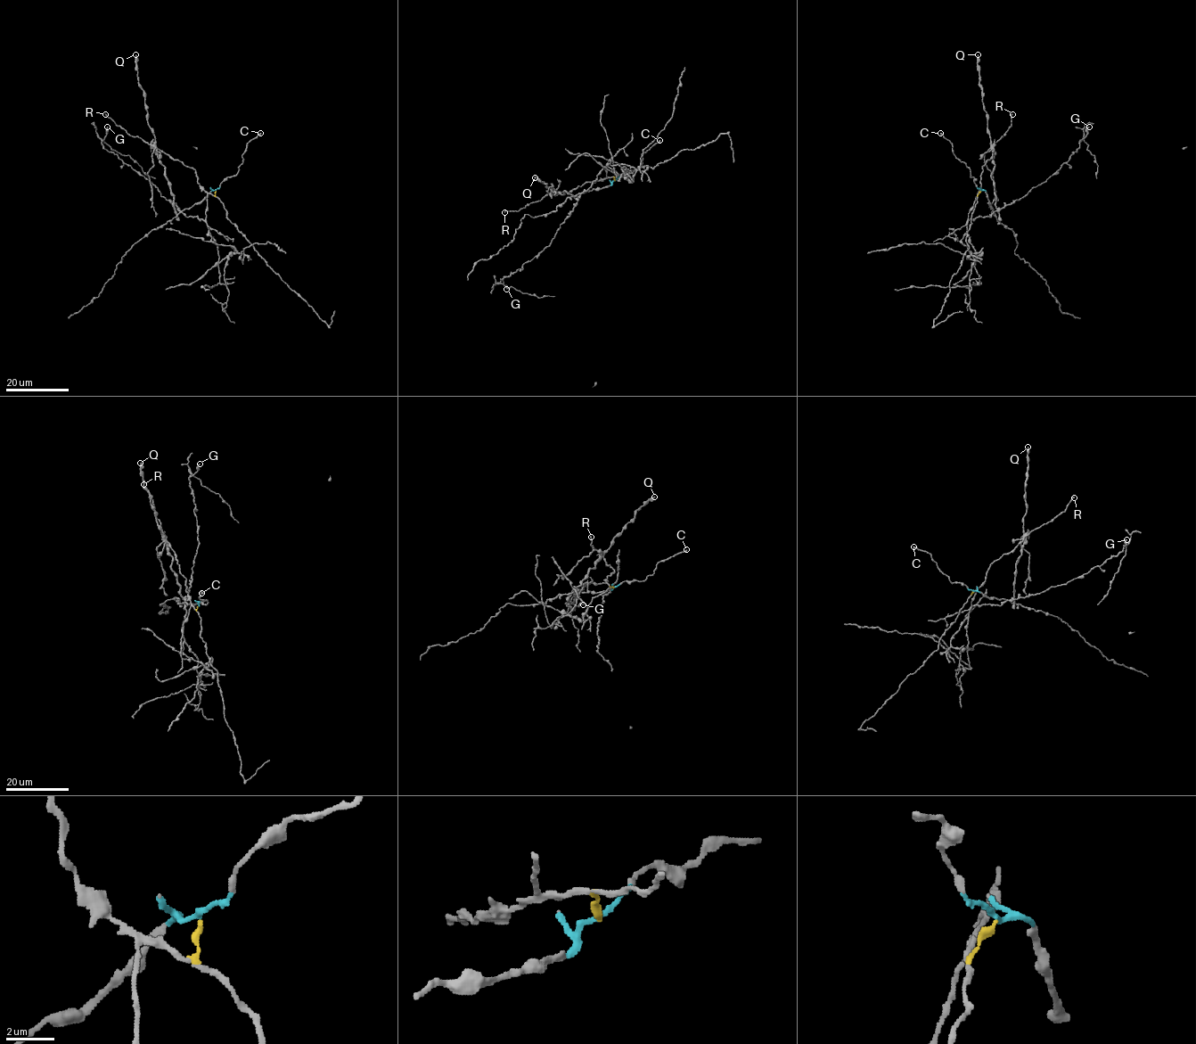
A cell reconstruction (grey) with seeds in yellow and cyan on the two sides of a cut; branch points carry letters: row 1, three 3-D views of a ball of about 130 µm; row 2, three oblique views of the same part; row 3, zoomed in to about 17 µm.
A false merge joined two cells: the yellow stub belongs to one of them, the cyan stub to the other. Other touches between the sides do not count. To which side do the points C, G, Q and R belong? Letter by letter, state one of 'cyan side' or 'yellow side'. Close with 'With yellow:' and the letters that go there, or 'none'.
C: cyan side
G: yellow side
Q: yellow side
R: yellow side
With yellow: G, Q, R

